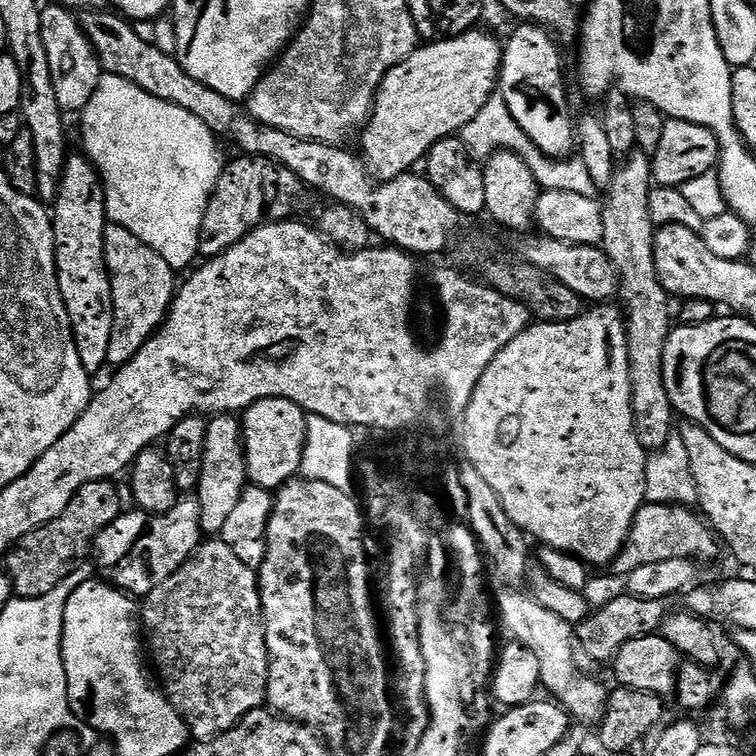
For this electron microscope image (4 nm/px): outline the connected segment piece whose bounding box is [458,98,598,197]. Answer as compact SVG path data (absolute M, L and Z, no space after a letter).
M503 99L488 100L486 106L482 110L478 110L478 116L458 133L458 139L468 147L469 154L480 162L487 160L489 156L493 156L498 151L518 154L530 166L536 183L541 189L570 190L570 194L582 194L590 197L597 195L598 189L594 178L590 178L582 160L543 156L530 142L530 138L526 138L526 134L518 126L518 122L514 122Z

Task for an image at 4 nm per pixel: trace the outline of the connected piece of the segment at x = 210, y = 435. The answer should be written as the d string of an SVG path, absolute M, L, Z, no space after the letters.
M218 414L208 420L206 438L203 442L202 470L196 497L199 502L200 528L208 536L219 535L227 515L247 487L247 464L244 458L242 426L232 414Z

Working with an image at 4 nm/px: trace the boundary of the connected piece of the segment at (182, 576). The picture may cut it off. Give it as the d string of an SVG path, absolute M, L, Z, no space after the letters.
M219 538L201 543L178 571L170 574L170 578L166 578L166 582L159 584L149 596L143 597L142 632L151 663L152 660L156 663L159 687L183 718L193 741L212 740L230 730L250 710L265 707L268 699L268 647L258 572L239 560L234 550Z

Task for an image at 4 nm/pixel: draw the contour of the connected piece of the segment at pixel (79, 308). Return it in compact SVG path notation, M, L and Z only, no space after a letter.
M69 155L60 173L60 188L54 201L52 216L52 233L56 239L56 281L72 323L72 337L78 350L78 358L82 358L82 366L90 374L96 374L100 367L108 364L110 350L110 334L114 326L112 313L112 280L108 277L108 264L104 260L104 230L110 221L104 205L104 186L100 173L96 171L87 155Z

